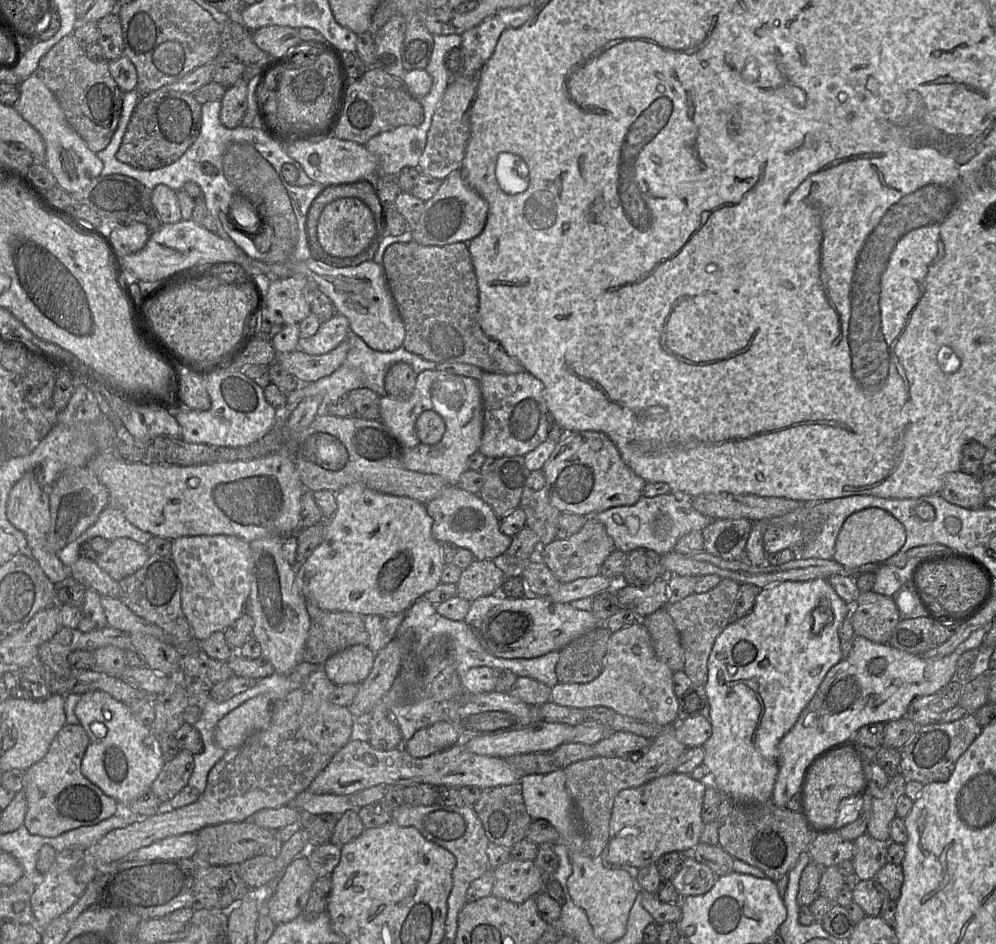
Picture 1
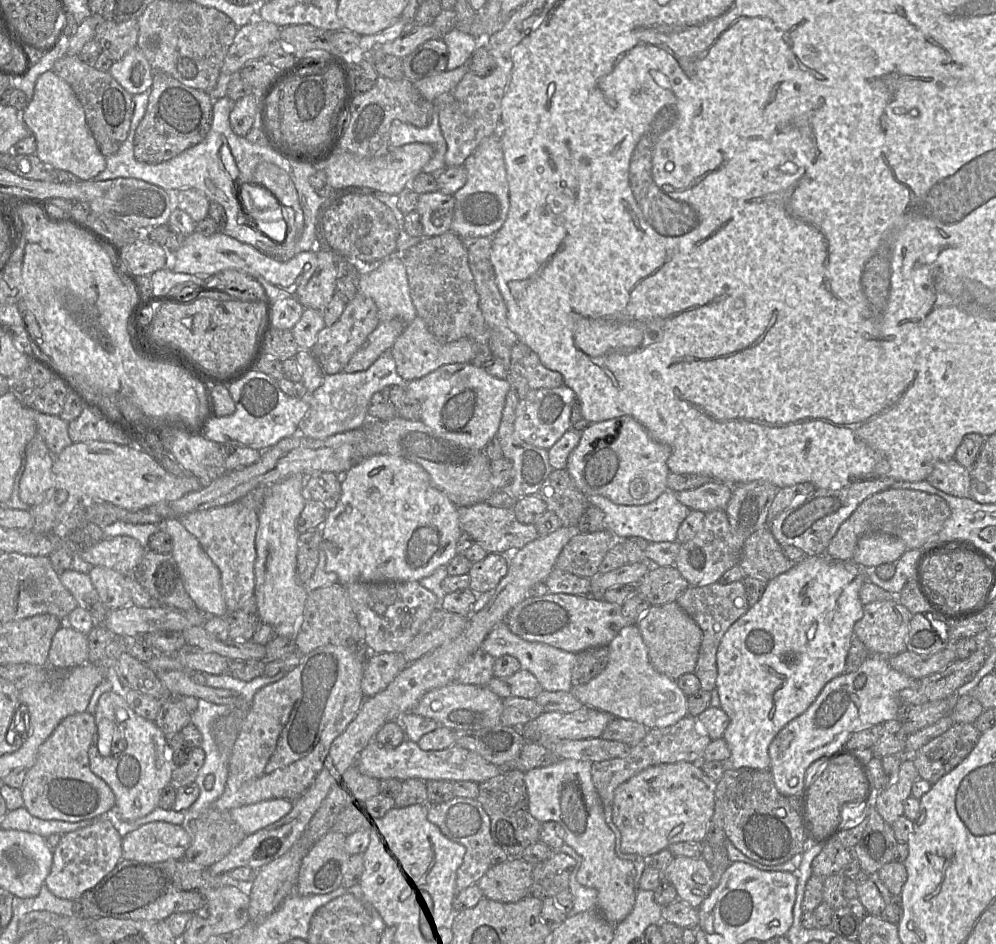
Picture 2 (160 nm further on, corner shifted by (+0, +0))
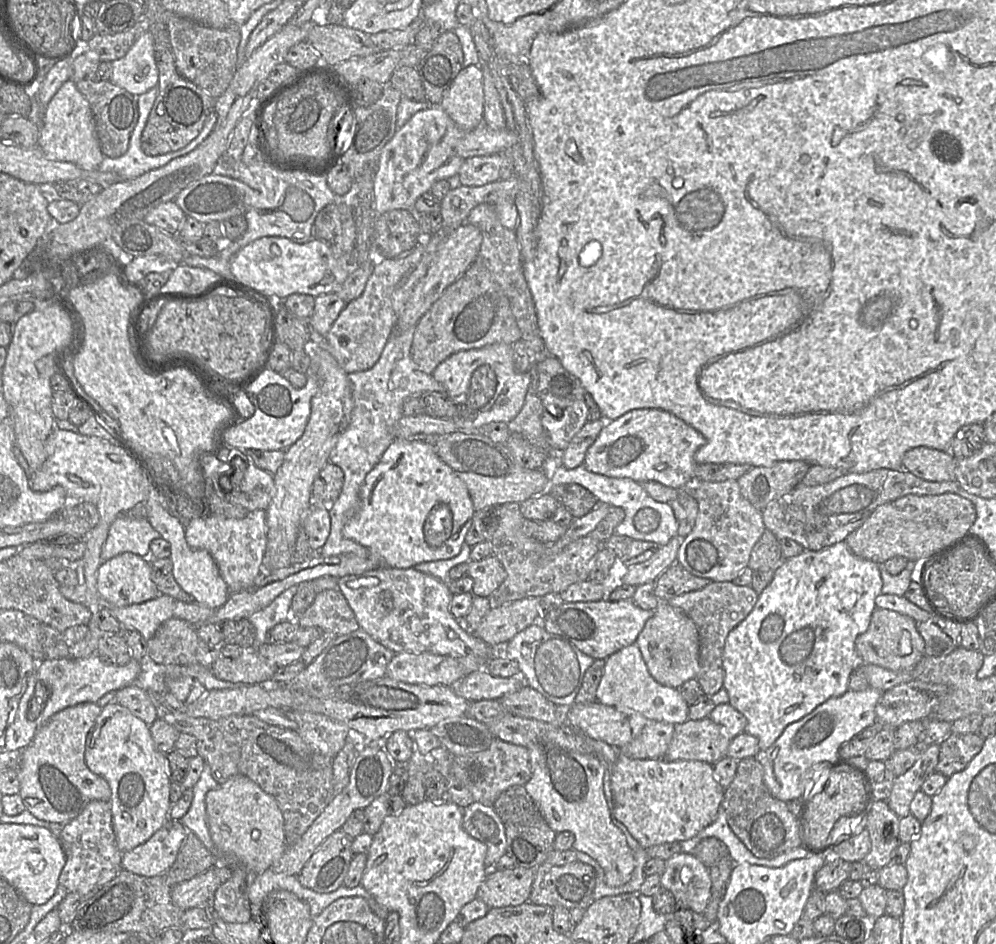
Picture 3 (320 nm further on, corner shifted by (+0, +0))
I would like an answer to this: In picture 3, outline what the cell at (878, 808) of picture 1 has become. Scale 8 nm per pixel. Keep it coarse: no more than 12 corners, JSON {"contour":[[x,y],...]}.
{"contour":[[939,743],[895,778],[887,803],[900,818],[936,772]]}

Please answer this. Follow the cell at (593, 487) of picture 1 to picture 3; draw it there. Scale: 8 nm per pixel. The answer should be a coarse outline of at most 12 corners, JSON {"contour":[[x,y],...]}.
{"contour":[[669,411],[604,425],[582,465],[603,476],[694,483],[700,432]]}

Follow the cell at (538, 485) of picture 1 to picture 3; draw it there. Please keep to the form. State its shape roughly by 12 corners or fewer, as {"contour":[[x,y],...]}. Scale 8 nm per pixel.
{"contour":[[578,484],[549,486],[547,491],[574,518],[597,505]]}

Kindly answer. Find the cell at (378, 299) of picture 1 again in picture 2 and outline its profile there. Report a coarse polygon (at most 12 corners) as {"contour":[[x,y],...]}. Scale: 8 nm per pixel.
{"contour":[[387,258],[360,276],[381,322],[411,324],[417,312],[405,266]]}

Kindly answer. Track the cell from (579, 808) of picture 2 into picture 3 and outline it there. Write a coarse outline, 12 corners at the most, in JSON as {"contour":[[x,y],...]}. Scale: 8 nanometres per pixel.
{"contour":[[551,741],[527,746],[524,785],[549,827],[569,831],[605,883],[635,861],[612,823],[606,764]]}

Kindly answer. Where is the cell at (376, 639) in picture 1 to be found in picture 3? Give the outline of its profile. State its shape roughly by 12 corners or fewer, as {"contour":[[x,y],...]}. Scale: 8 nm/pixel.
{"contour":[[381,566],[337,579],[384,647],[485,665],[500,648],[455,619],[439,579]]}

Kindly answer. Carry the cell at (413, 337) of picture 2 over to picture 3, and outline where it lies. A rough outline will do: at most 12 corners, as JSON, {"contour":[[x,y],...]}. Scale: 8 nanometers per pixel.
{"contour":[[475,261],[420,318],[411,357],[511,345],[509,299]]}

